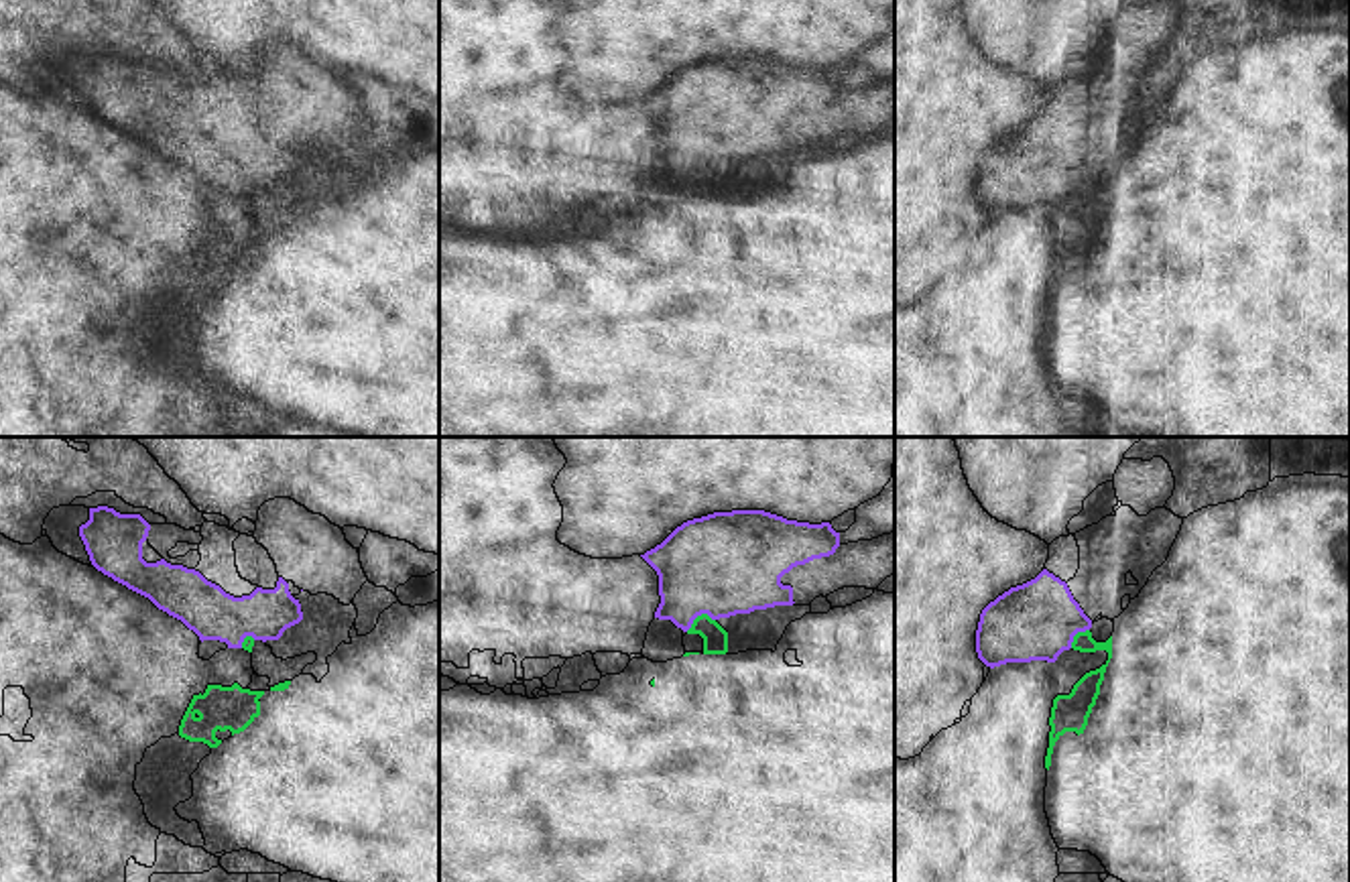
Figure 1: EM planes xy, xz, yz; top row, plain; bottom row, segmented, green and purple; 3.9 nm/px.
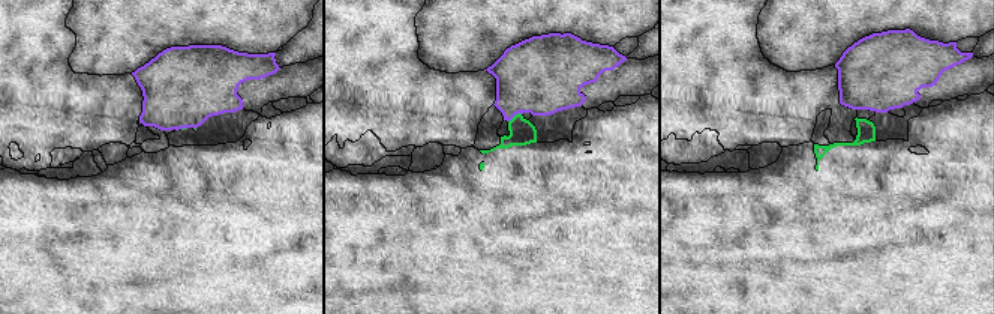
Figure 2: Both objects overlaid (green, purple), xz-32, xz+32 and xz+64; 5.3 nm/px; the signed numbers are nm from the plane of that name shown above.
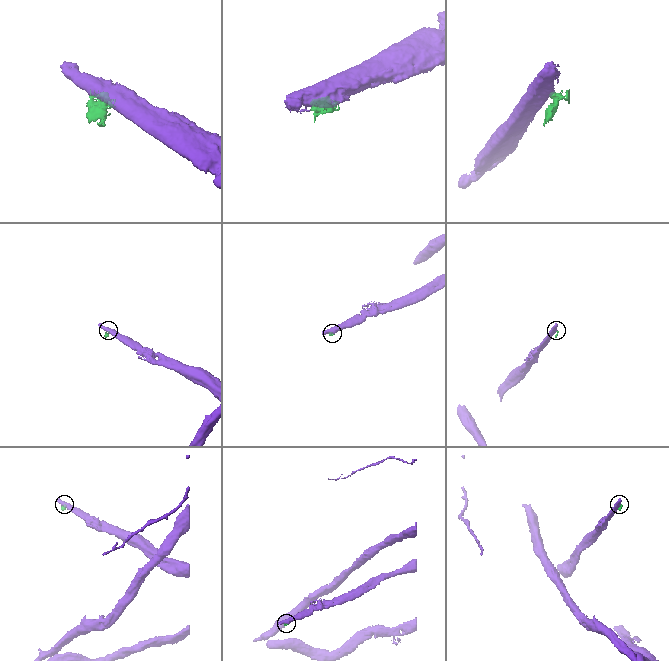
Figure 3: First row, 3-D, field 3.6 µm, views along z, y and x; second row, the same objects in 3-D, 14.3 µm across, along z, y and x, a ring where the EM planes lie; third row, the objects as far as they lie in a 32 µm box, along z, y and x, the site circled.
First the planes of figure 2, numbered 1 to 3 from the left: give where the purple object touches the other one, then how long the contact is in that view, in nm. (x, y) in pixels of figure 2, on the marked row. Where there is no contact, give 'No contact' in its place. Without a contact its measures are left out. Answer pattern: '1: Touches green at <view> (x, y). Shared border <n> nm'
1: Touches green at xz-32 (183, 128). Shared border 30 nm
2: Touches green at xz+32 (514, 116). Shared border 90 nm
3: No contact

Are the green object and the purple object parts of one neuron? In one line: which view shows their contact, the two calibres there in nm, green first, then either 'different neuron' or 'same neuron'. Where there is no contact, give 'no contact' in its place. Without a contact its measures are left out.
contact in xz; calibres 100 and 420 nm; different neuron

